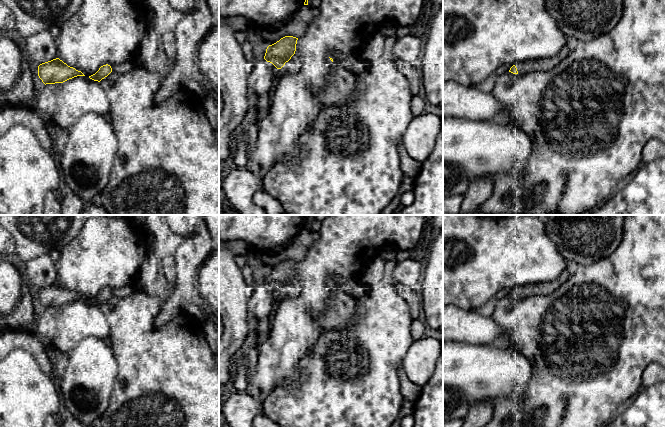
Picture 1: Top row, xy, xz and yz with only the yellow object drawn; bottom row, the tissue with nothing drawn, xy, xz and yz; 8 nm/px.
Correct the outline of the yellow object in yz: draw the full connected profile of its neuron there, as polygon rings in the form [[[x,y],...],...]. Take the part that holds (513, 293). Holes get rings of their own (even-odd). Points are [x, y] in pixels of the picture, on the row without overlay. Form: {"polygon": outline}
{"polygon": [[[569,263],[568,267],[552,282],[528,284],[522,287],[513,289],[509,296],[518,299],[524,299],[536,295],[548,295],[564,284],[569,277],[574,273],[576,268],[575,263]]]}

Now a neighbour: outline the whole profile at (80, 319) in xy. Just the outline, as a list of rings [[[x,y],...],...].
[[[77,300],[63,307],[41,311],[33,334],[43,341],[65,336],[76,346],[86,337],[109,341],[111,329],[98,305]]]

